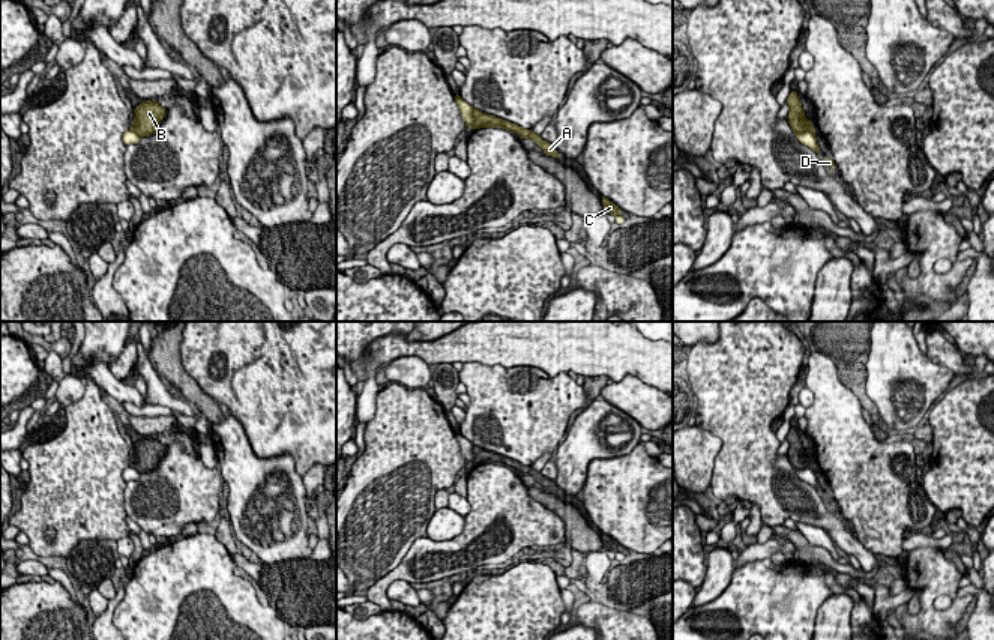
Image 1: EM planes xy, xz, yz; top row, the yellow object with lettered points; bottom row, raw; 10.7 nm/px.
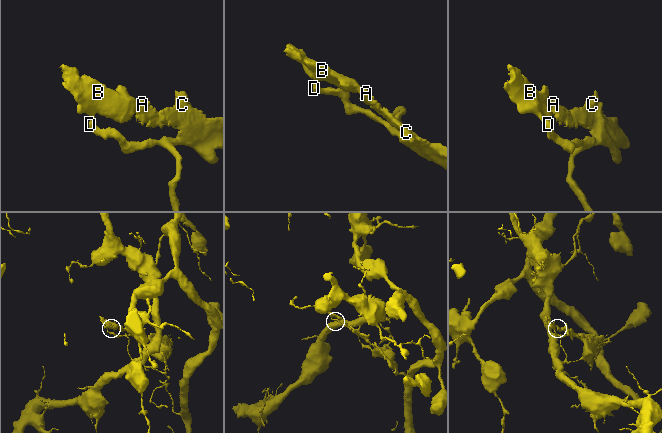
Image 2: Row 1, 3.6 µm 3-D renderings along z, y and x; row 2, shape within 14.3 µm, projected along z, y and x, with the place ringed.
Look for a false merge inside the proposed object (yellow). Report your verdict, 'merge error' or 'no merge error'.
merge error

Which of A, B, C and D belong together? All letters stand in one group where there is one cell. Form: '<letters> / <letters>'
A B C / D

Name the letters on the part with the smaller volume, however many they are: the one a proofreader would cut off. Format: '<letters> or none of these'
A, B, C

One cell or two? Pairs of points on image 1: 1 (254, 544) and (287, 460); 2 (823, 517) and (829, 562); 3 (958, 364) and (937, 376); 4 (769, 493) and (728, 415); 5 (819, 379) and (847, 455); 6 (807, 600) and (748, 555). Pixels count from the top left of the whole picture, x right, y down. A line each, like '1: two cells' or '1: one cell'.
1: one cell
2: two cells
3: two cells
4: one cell
5: one cell
6: two cells

